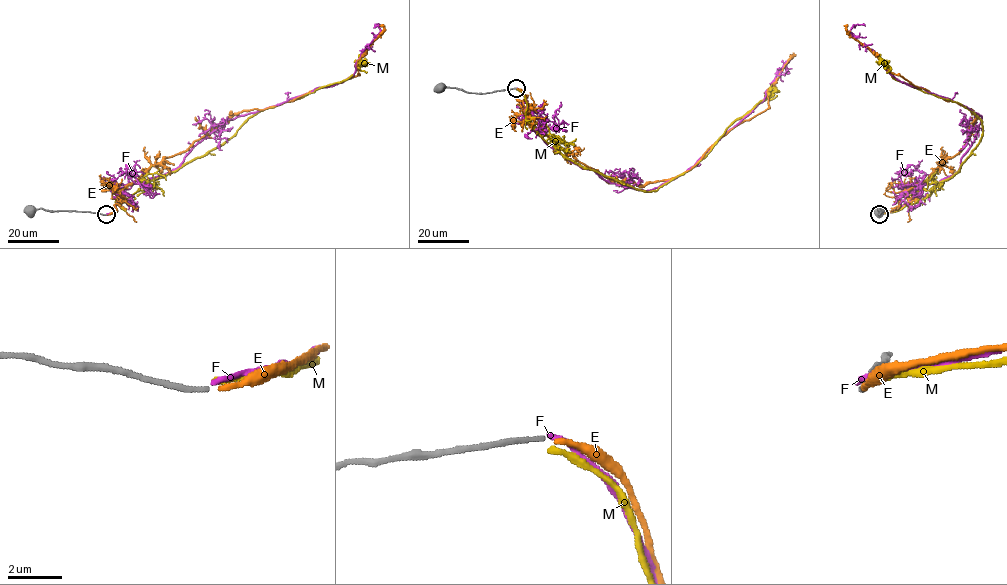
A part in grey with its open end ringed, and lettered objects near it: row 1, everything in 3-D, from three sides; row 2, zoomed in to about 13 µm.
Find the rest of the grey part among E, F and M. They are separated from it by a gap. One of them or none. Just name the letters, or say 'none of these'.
E

